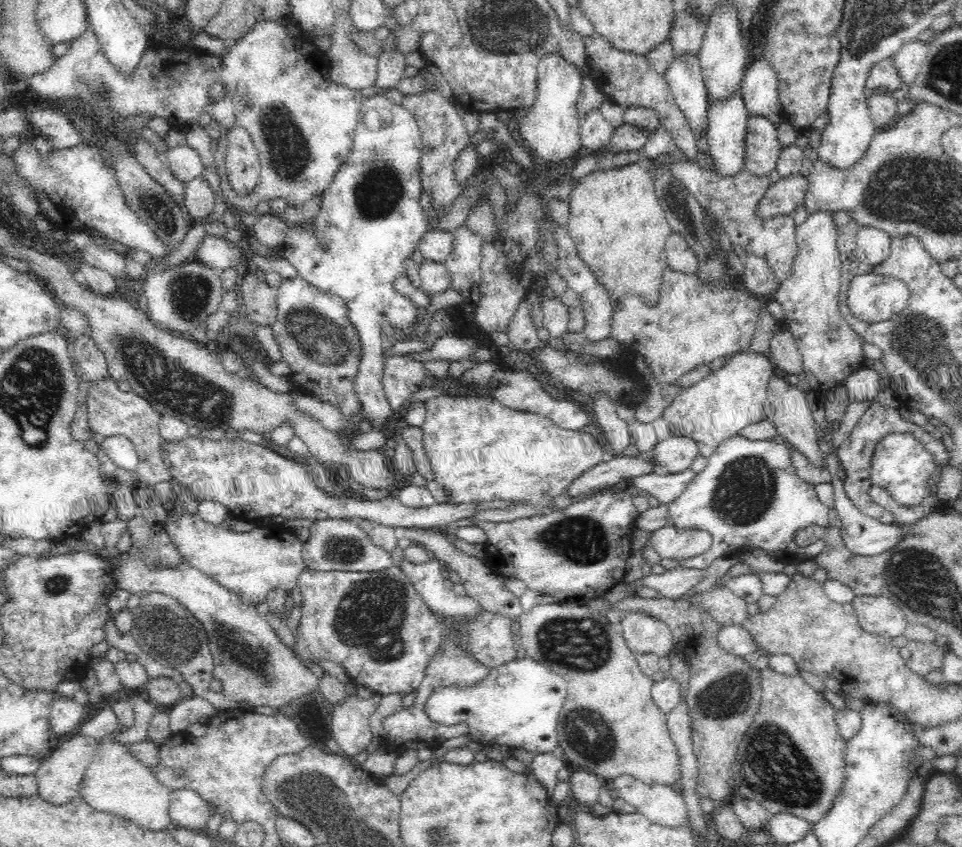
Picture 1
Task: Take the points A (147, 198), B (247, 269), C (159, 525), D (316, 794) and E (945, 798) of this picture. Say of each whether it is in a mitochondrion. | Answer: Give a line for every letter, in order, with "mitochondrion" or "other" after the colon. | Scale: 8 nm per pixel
A: mitochondrion
B: other
C: other
D: mitochondrion
E: other

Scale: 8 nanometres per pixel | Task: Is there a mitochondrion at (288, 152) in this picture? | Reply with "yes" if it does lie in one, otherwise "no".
yes

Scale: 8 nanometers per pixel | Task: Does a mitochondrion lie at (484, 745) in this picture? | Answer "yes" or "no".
no

